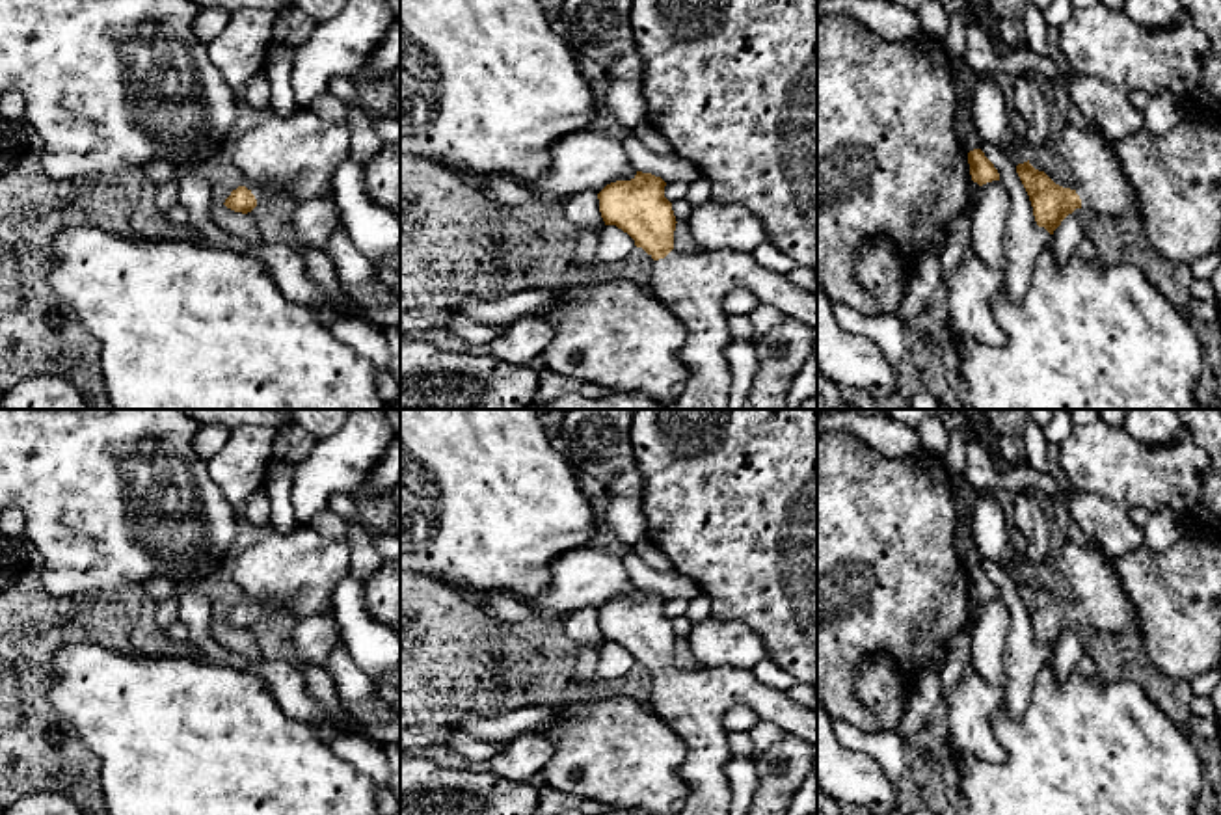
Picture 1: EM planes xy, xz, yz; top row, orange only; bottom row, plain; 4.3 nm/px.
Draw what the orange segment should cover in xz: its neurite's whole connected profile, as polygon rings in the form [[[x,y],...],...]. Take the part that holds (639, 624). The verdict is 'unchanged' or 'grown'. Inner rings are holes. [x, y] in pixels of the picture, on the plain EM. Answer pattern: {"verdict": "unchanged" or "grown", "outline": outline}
{"verdict": "grown", "outline": [[[637,588],[631,597],[610,599],[597,610],[599,629],[605,642],[616,642],[627,649],[635,662],[653,675],[650,707],[687,746],[681,778],[689,783],[691,796],[678,815],[728,815],[731,789],[726,778],[726,763],[731,757],[731,750],[730,735],[722,722],[724,715],[733,705],[748,705],[759,718],[817,746],[817,711],[798,705],[785,690],[761,685],[750,670],[676,668],[674,648],[678,638],[672,620],[664,614],[664,603],[666,599],[661,594]]]}

